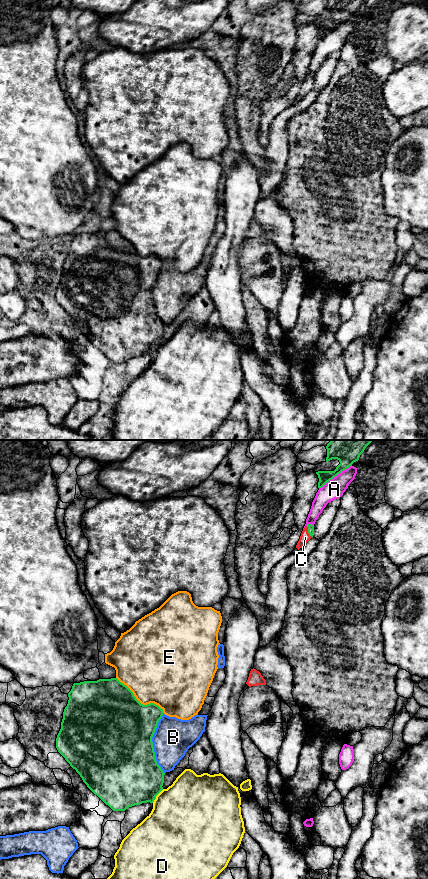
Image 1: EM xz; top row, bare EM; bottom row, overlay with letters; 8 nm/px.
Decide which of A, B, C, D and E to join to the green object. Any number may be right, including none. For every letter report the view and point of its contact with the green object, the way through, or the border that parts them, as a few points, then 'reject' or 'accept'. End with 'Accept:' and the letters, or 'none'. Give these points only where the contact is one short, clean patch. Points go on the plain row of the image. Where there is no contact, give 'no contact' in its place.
A: xz (335, 28) | reject
B: xz (152, 295) | reject
C: xz (308, 84) | across xz (310, 79), (308, 84), (305, 89) | accept
D: xz (156, 347) | reject
E: xz (138, 253) | reject
Accept: C

